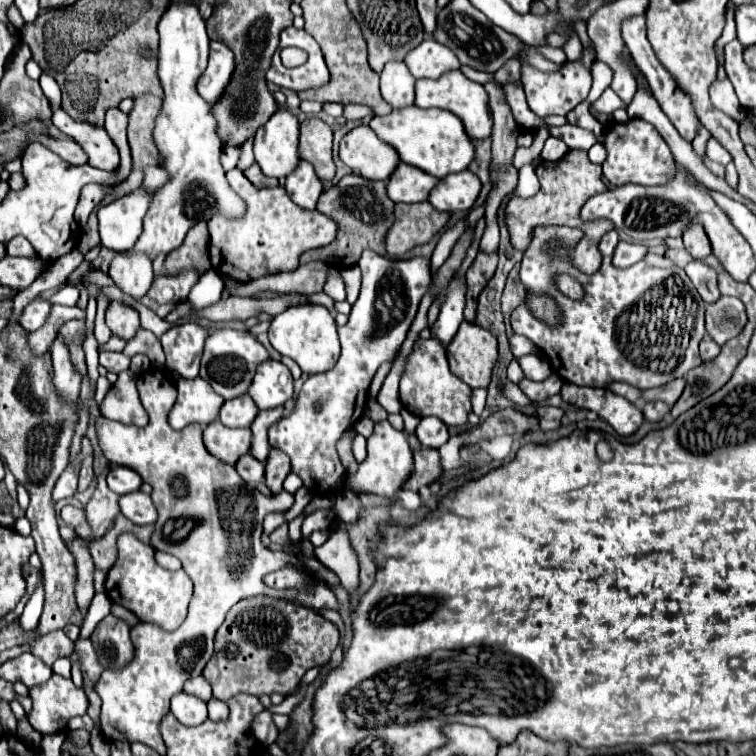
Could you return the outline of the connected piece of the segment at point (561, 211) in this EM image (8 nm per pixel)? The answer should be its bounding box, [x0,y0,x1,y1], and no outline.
[506,150,614,252]

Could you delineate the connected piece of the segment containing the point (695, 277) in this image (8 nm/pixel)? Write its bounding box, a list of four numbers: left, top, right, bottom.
[684,260,720,302]

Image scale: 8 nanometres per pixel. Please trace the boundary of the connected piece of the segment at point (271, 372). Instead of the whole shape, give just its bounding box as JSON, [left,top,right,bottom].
[248,360,294,410]

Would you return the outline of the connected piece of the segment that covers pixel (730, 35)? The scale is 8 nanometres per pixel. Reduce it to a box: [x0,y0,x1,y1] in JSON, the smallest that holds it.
[718,10,736,46]

